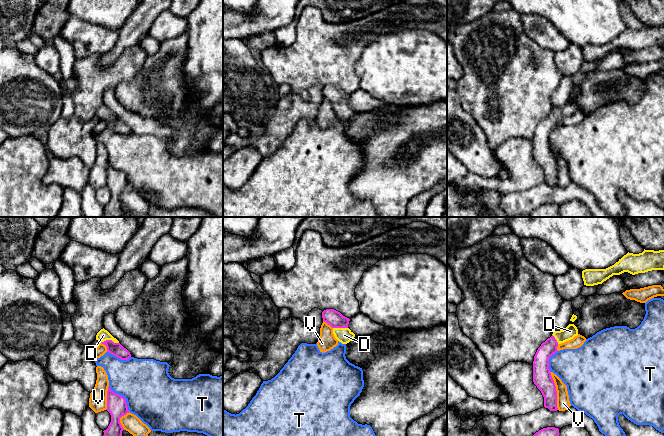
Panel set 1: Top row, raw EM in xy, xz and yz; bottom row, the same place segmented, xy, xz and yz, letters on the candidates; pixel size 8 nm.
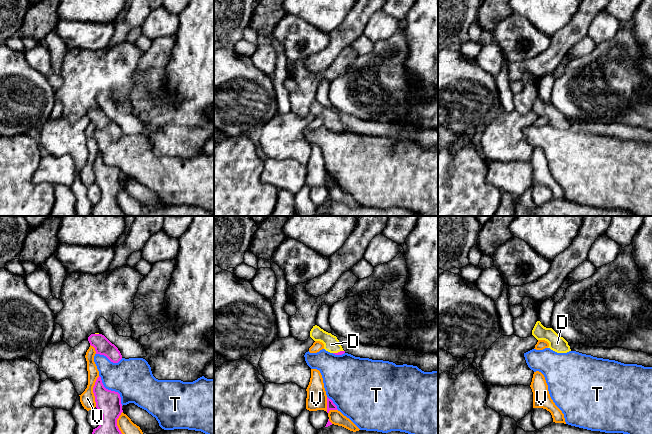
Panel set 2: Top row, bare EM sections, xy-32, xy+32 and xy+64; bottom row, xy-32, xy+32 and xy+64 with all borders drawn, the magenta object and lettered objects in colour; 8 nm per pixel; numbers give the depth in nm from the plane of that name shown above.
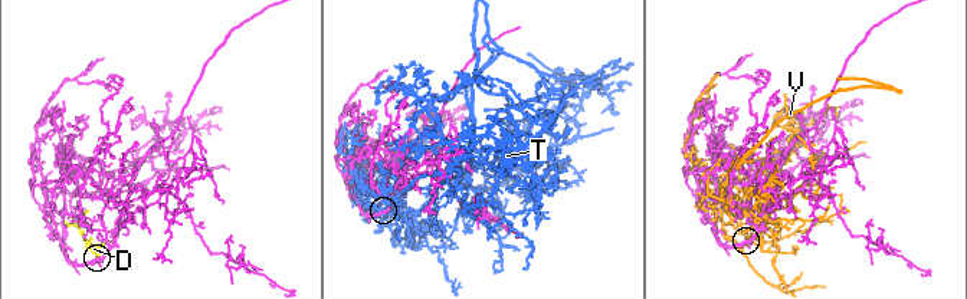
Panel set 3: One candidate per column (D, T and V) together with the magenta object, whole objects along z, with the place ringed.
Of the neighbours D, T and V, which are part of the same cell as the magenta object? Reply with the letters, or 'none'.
D

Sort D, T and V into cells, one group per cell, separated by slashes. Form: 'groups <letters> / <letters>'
groups D / T / V

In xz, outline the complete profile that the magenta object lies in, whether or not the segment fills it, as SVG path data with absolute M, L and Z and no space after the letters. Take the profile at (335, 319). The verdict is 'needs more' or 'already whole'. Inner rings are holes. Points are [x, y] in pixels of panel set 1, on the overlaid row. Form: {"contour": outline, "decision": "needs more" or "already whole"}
{"contour": "M326 309L322 312L323 321L333 328L335 338L342 344L352 341L355 334L348 328L350 319L334 309Z", "decision": "needs more"}

